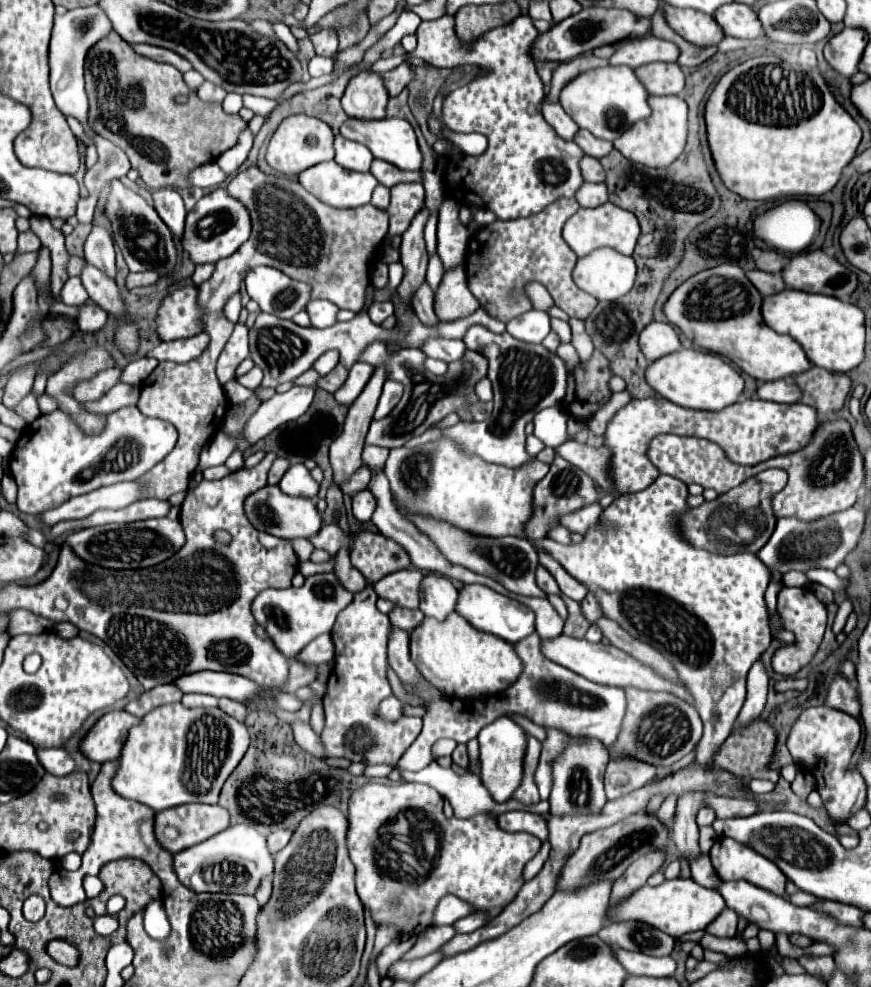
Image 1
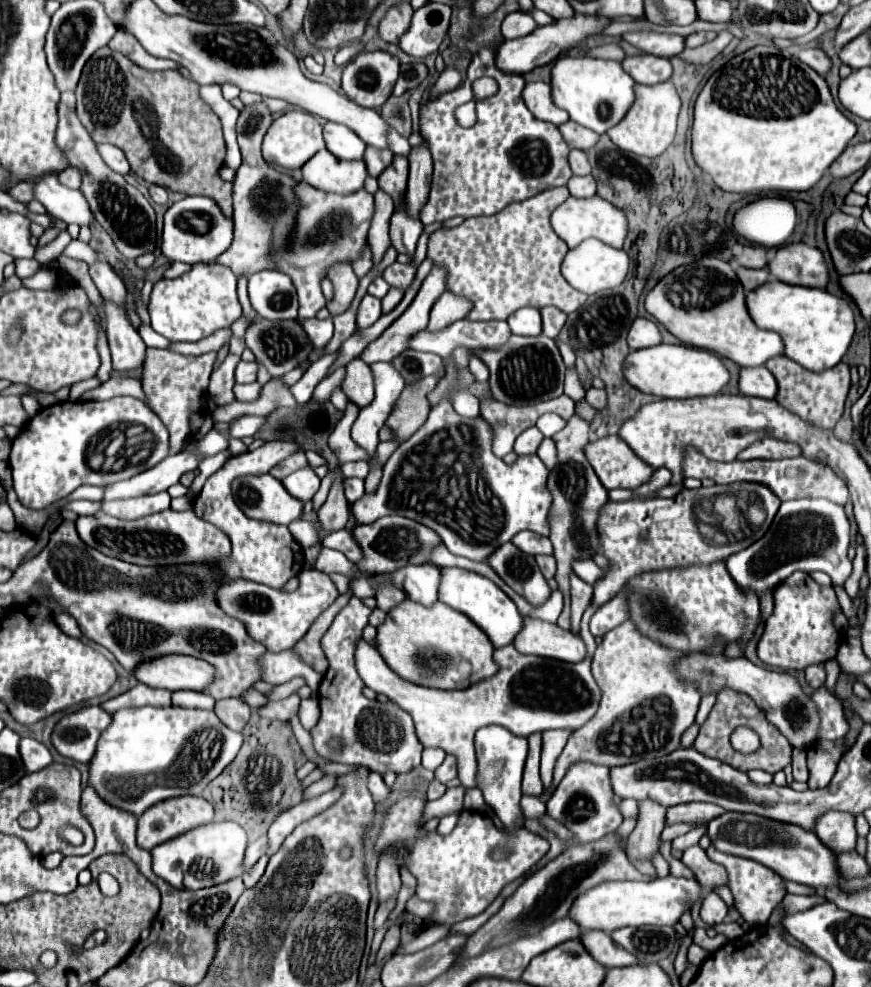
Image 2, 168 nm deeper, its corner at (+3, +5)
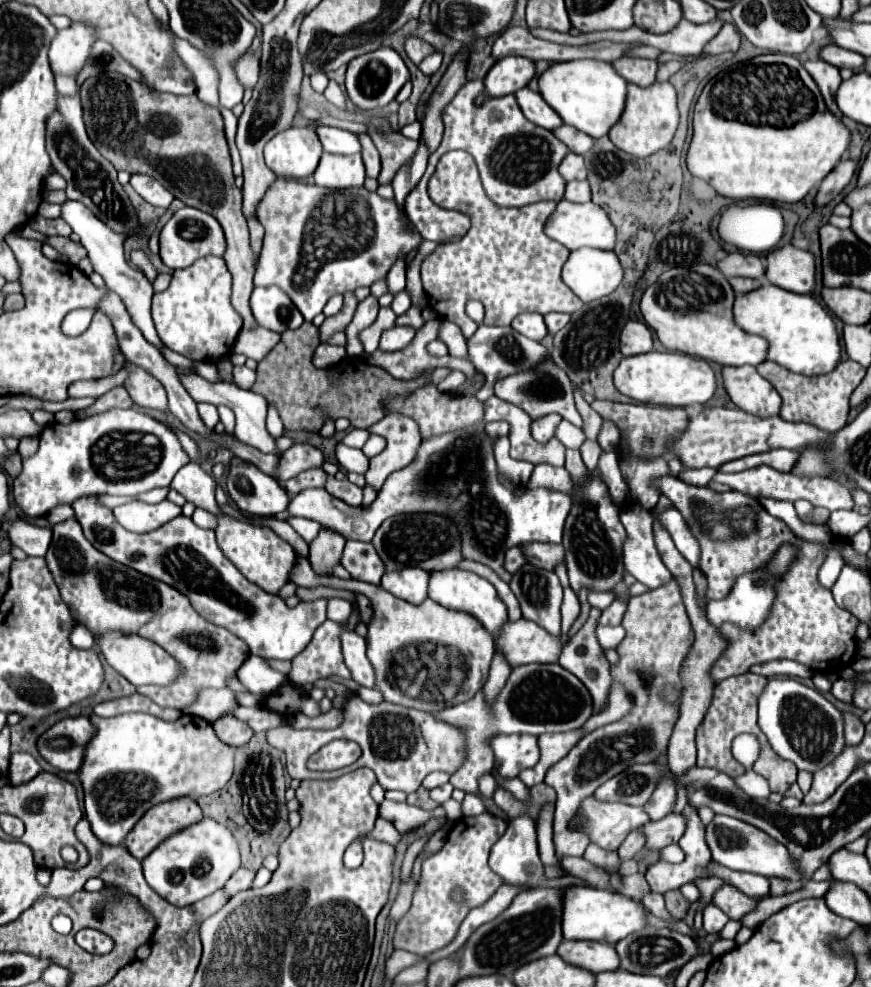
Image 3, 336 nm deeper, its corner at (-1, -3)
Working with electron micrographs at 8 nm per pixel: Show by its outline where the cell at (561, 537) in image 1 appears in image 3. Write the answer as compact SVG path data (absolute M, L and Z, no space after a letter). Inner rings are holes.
M590 591L588 595L588 603L592 607L598 607L598 609L606 609L612 601L614 601L616 593L614 591Z

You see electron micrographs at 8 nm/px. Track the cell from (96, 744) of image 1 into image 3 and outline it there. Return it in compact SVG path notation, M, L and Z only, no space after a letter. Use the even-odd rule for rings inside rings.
M68 717L58 721L38 739L38 751L56 769L78 771L94 733L96 727L92 727L90 717Z

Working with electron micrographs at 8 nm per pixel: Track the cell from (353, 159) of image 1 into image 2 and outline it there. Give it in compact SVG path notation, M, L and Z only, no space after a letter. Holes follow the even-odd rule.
M324 123L324 141L330 153L334 153L338 159L362 159L366 143L342 123Z

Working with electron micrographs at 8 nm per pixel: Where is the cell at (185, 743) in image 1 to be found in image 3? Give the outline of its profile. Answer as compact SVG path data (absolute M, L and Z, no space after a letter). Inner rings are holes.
M124 713L110 719L92 715L90 719L96 727L96 735L88 745L84 767L80 767L80 781L86 793L84 811L92 823L94 835L110 845L122 843L140 817L154 805L178 797L196 799L200 795L210 795L222 789L232 777L236 749L222 743L214 733L212 723L202 717L182 715L176 721L162 721L148 713Z

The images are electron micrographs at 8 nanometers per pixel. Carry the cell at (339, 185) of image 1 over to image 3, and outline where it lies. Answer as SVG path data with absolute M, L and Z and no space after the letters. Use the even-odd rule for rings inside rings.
M324 153L318 169L314 171L314 179L316 179L316 185L328 187L328 189L362 187L366 179L362 157L360 155L338 157L338 155Z

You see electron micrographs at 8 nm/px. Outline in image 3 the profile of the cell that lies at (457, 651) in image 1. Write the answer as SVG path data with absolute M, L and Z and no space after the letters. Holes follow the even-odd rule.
M298 557L296 565L292 569L290 581L296 583L298 587L320 587L320 585L334 587L334 589L340 587L340 589L364 593L372 601L374 619L368 625L368 635L366 635L368 653L366 655L372 661L372 665L376 667L376 689L382 691L384 701L432 713L432 711L440 711L440 709L456 705L456 703L464 703L464 701L472 699L472 695L476 695L476 691L480 691L484 687L488 673L490 673L490 663L494 657L494 639L492 639L492 635L488 635L488 631L482 627L482 623L476 621L472 615L462 613L462 611L444 609L438 603L434 603L432 599L426 599L422 605L412 605L404 599L390 595L382 587L370 585L364 581L318 575L312 569L310 561L304 557Z

